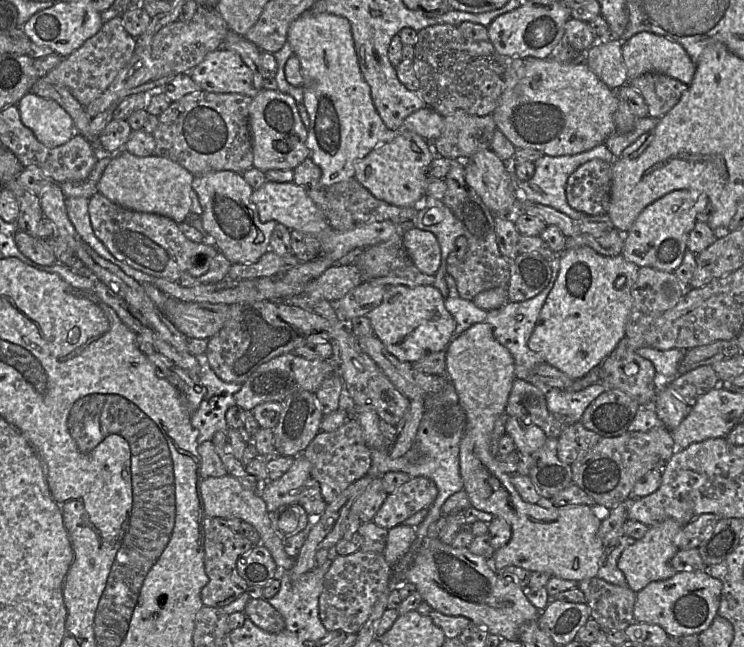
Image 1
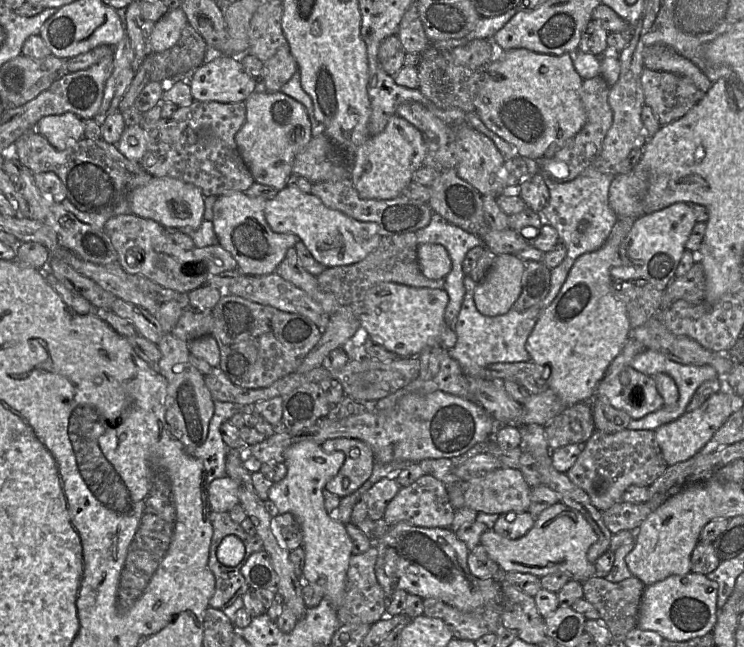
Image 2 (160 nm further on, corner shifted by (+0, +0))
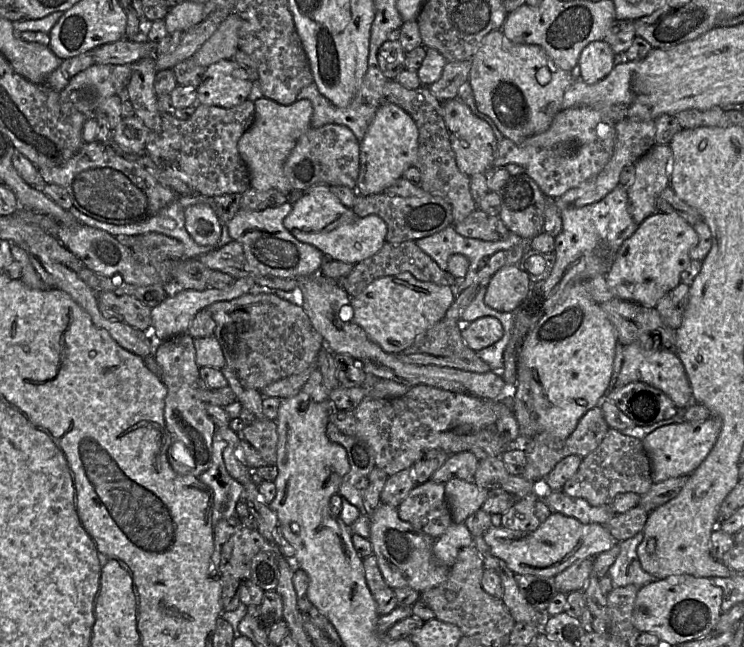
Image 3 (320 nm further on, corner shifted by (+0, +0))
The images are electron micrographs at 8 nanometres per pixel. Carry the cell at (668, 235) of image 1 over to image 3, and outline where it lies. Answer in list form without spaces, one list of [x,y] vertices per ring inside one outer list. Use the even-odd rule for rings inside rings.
[[[657,211],[648,216],[639,225],[635,233],[624,241],[618,251],[612,269],[606,275],[607,284],[615,298],[635,302],[649,308],[656,308],[657,303],[680,284],[681,272],[691,262],[690,251],[697,241],[698,235],[693,226],[682,217],[662,211]]]

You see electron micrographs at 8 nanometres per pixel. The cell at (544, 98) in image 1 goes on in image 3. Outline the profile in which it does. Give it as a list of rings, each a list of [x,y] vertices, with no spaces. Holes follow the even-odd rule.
[[[501,29],[493,30],[490,33],[488,33],[483,38],[478,49],[476,50],[473,57],[471,58],[469,82],[473,90],[477,109],[480,112],[489,116],[493,120],[493,122],[495,123],[499,131],[502,133],[502,135],[508,138],[509,140],[513,141],[514,143],[521,143],[526,138],[542,133],[550,127],[554,117],[562,110],[562,101],[563,101],[564,93],[574,82],[574,80],[575,80],[575,76],[573,72],[558,68],[541,46],[535,44],[514,43],[505,37]]]

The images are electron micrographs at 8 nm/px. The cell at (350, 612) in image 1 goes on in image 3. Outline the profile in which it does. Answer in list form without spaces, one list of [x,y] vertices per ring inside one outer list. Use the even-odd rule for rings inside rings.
[[[374,554],[363,558],[363,569],[367,585],[376,601],[379,616],[390,613],[398,606],[397,598],[394,589],[384,581]]]

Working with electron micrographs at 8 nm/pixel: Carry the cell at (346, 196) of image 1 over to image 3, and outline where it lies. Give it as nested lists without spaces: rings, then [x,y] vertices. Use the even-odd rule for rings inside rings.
[[[427,192],[412,197],[394,196],[386,193],[370,196],[357,194],[352,210],[359,217],[377,215],[382,218],[387,224],[386,241],[395,244],[431,236],[453,225],[454,221],[451,205],[444,199]]]

